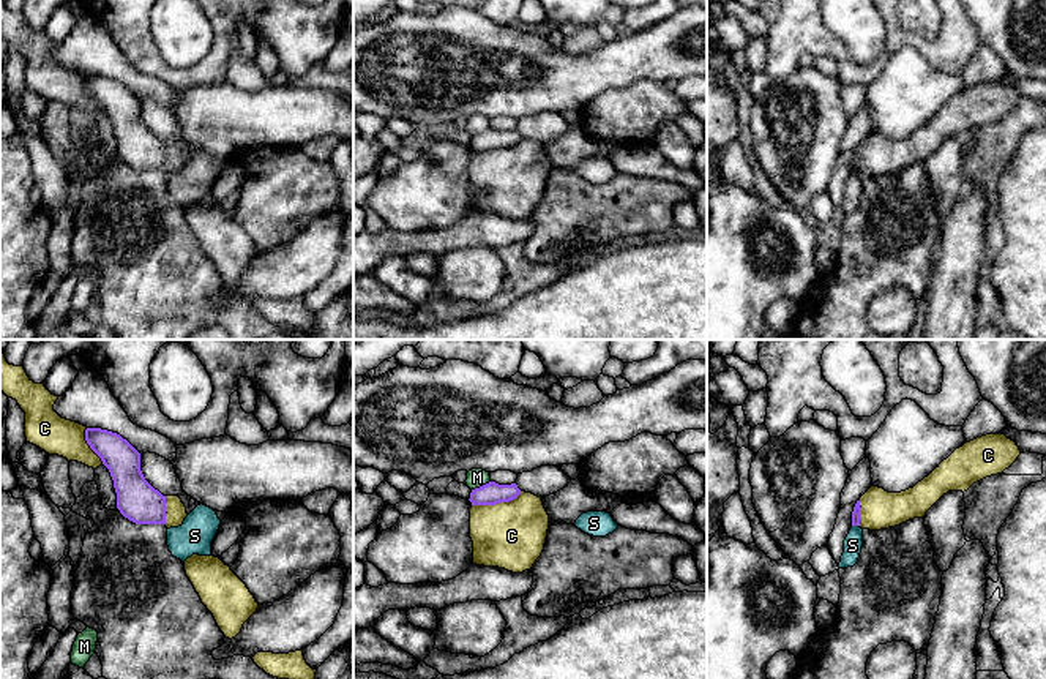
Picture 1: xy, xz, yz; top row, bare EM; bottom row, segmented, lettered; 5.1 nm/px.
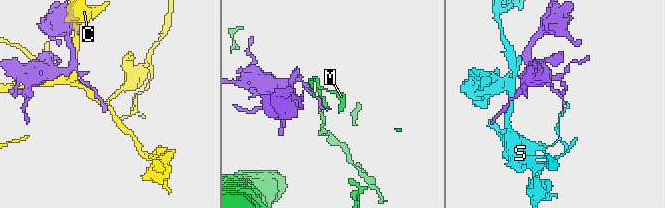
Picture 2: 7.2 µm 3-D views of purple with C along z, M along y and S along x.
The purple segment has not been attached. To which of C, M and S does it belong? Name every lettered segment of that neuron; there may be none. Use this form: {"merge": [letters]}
{"merge": ["S"]}

